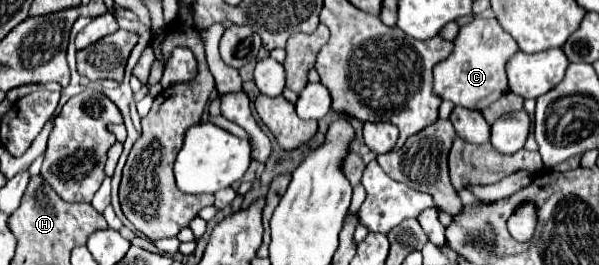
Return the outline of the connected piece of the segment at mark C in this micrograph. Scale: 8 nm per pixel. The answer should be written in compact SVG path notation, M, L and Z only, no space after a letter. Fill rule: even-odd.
M473 18L473 22L459 28L457 40L453 40L453 52L435 64L433 92L443 100L451 100L457 106L483 110L507 92L505 62L517 52L517 42L499 26L495 18Z

